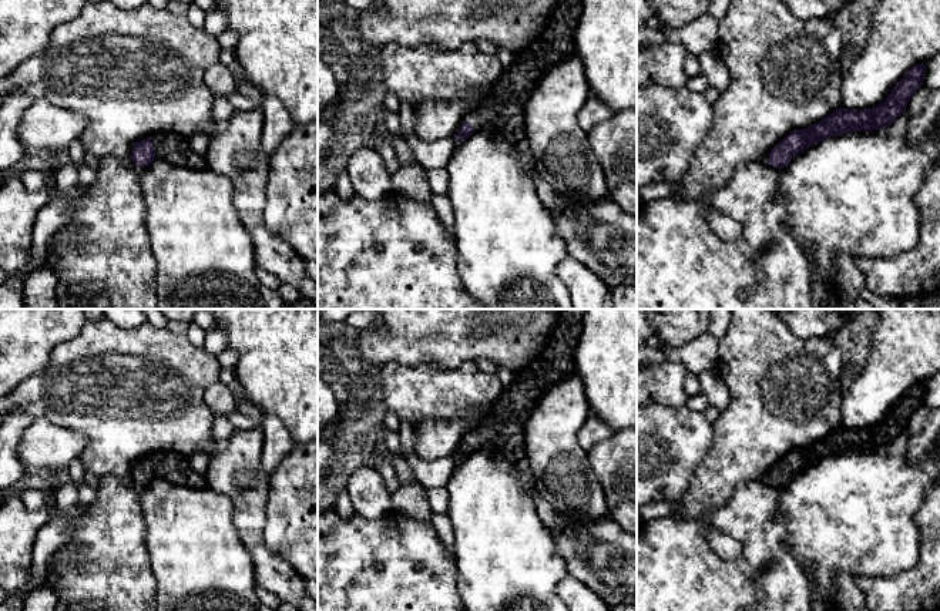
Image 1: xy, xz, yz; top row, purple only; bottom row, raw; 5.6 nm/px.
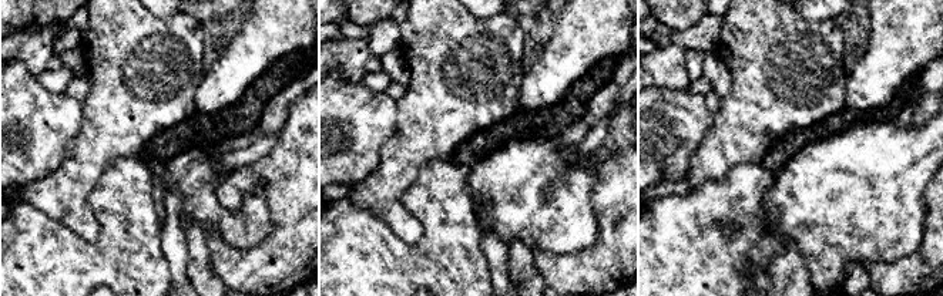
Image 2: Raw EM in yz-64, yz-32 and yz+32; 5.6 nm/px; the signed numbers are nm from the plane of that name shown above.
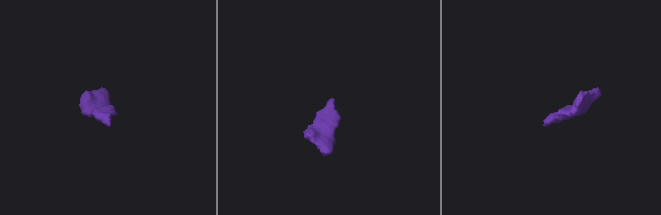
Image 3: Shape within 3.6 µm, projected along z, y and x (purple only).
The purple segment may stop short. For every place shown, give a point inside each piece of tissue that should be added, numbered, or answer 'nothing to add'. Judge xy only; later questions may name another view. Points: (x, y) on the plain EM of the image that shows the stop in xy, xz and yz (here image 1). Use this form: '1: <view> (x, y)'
1: xy (171, 466)

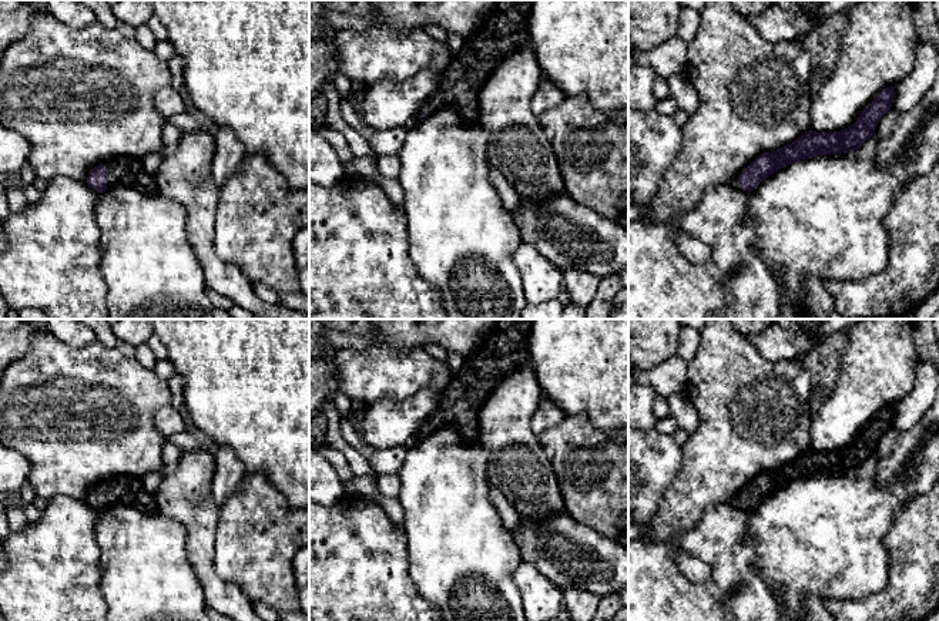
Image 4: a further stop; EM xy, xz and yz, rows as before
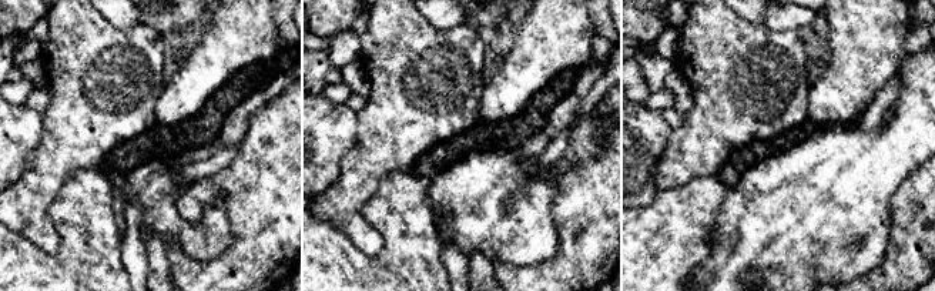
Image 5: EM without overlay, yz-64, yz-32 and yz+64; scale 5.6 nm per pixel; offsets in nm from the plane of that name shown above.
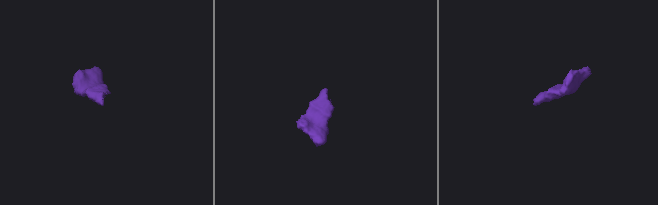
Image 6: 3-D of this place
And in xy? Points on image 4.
1: xy (124, 490)

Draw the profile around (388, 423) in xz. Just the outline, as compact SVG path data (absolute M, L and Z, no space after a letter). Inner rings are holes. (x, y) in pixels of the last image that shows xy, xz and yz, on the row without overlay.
M427 386L403 400L382 400L369 406L353 406L342 419L360 430L362 439L376 452L412 446L425 422L437 410L443 390Z

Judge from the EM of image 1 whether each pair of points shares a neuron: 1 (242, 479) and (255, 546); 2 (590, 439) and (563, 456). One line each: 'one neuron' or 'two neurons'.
1: one neuron
2: two neurons

